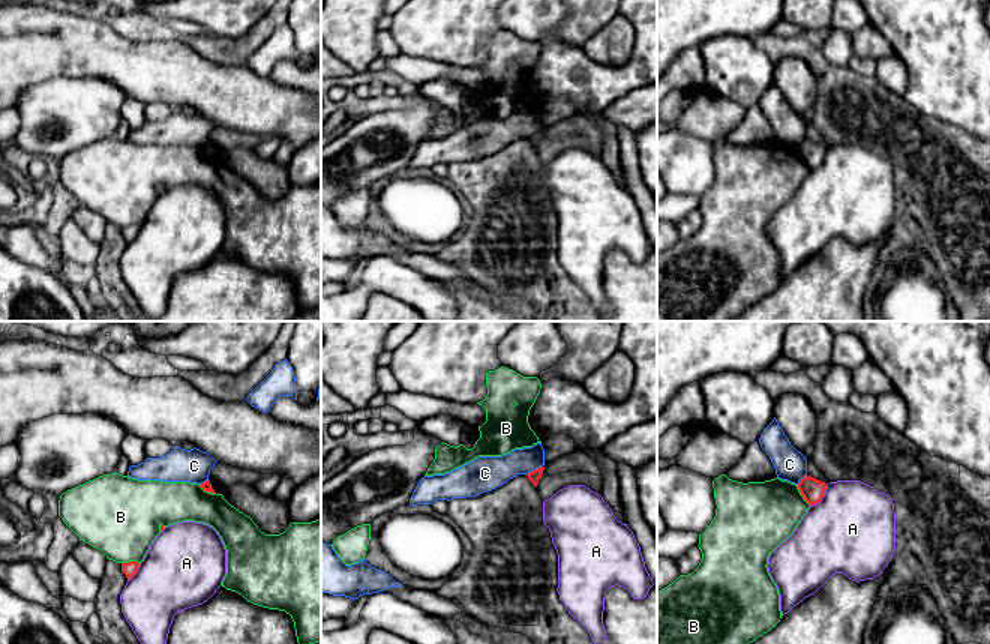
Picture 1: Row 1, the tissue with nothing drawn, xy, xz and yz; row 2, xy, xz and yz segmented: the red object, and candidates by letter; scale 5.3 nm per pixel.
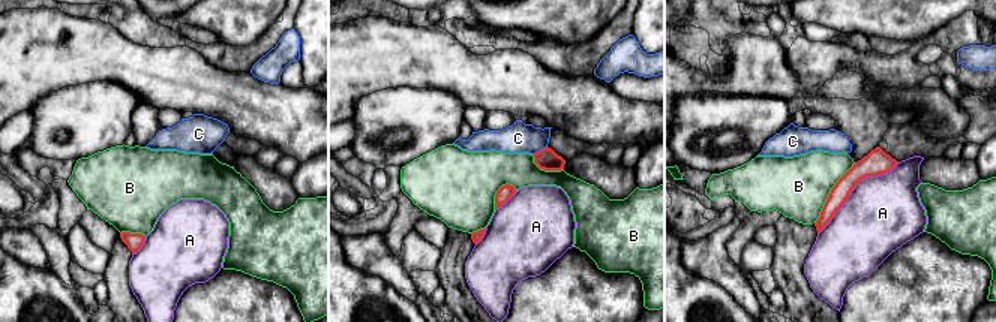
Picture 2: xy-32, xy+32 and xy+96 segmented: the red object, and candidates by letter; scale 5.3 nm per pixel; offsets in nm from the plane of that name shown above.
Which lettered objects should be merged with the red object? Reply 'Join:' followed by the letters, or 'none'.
Join: none

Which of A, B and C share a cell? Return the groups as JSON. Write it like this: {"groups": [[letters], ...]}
{"groups": [["A"], ["B"], ["C"]]}

